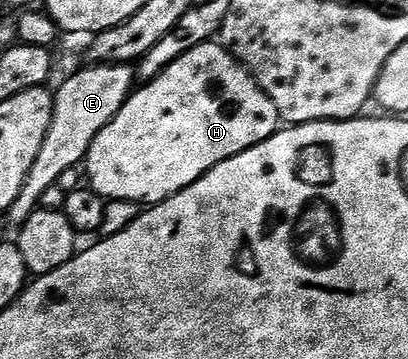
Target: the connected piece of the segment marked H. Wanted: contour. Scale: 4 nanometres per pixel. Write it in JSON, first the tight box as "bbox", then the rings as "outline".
{"bbox":[85,42,281,205],"outline":[[[218,42],[201,43],[196,48],[189,49],[183,56],[177,57],[151,82],[144,82],[142,86],[132,91],[123,108],[117,113],[117,117],[113,117],[113,121],[109,121],[109,125],[105,125],[105,129],[101,129],[101,133],[97,133],[97,137],[93,137],[93,145],[85,160],[85,175],[86,178],[87,175],[91,178],[89,180],[91,190],[102,195],[108,201],[124,199],[140,205],[164,203],[169,197],[181,193],[181,189],[193,185],[193,181],[197,181],[205,173],[209,173],[209,169],[221,165],[221,161],[229,161],[229,157],[237,157],[237,153],[245,153],[245,149],[253,149],[253,145],[261,145],[261,141],[265,141],[270,135],[275,134],[280,130],[280,127],[281,120],[277,113],[277,105],[273,105],[271,98],[261,90],[254,77],[247,72],[247,68],[232,57]]]}

